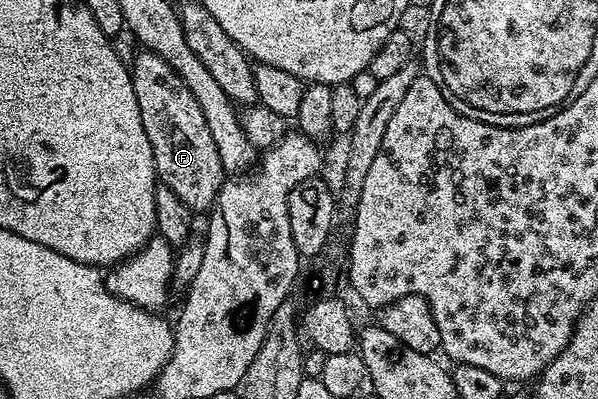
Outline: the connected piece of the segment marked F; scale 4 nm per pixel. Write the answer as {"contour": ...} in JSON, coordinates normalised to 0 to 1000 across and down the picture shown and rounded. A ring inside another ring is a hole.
{"contour":[[[234,125],[216,158],[222,233],[229,233],[229,273],[236,273],[236,313],[242,313],[242,333],[249,343],[249,363],[256,373],[259,436],[264,456],[274,469],[289,474],[309,514],[323,534],[351,531],[360,514],[360,499],[373,469],[376,431],[370,414],[370,393],[363,383],[363,363],[356,363],[356,343],[349,336],[349,313],[343,313],[343,283],[336,283],[336,263],[329,263],[329,243],[316,233],[316,213],[303,203],[296,183],[259,128]]]}

